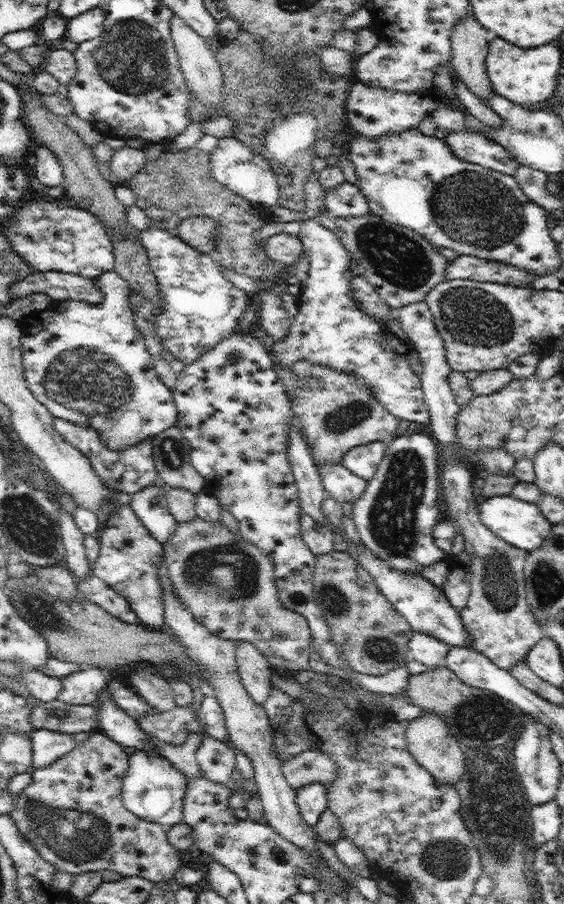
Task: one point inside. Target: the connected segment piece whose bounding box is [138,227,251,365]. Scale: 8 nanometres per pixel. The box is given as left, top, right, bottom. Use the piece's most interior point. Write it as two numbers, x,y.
201,307

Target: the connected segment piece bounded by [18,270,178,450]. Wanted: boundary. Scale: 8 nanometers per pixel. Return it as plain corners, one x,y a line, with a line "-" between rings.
112,270
98,277
96,285
104,292
101,304
92,305
80,300
52,301
45,310
34,310
18,321
22,331
23,372
32,394
52,416
78,426
90,426
100,432
102,442
110,450
126,450
132,444
153,438
176,425
177,408
173,389
158,377
153,368
154,357
136,328
133,306
128,300
130,284

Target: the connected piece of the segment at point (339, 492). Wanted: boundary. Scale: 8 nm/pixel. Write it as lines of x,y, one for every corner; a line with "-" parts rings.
324,462
318,466
318,471
325,491
334,500
338,500
340,505
352,502
354,506
362,498
367,481
348,470
342,463
334,465
332,462
330,464

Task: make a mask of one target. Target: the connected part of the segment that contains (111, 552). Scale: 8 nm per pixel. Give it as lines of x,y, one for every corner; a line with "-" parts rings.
126,505
122,506
119,512
110,514
106,526
100,531
99,556
94,563
92,573
128,600
140,624
151,628
167,628
162,600
164,593
162,593
162,583
158,577
162,558
163,543
150,535
131,506

